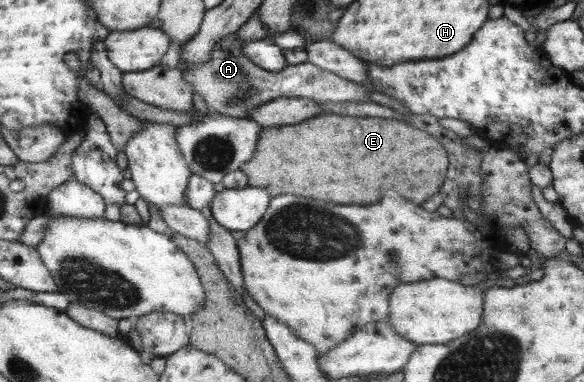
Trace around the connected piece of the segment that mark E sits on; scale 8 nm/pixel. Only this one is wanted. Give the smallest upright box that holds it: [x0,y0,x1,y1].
[239,115,448,205]

